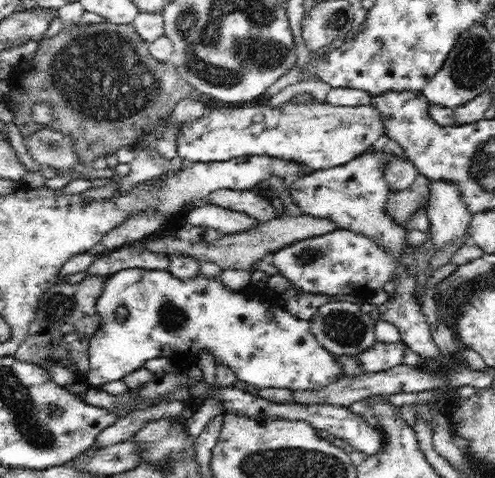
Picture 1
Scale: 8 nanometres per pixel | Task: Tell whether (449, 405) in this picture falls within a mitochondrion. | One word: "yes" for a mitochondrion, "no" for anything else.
no

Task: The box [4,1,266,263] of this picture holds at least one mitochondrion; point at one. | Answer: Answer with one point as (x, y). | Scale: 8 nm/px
(90, 58)

